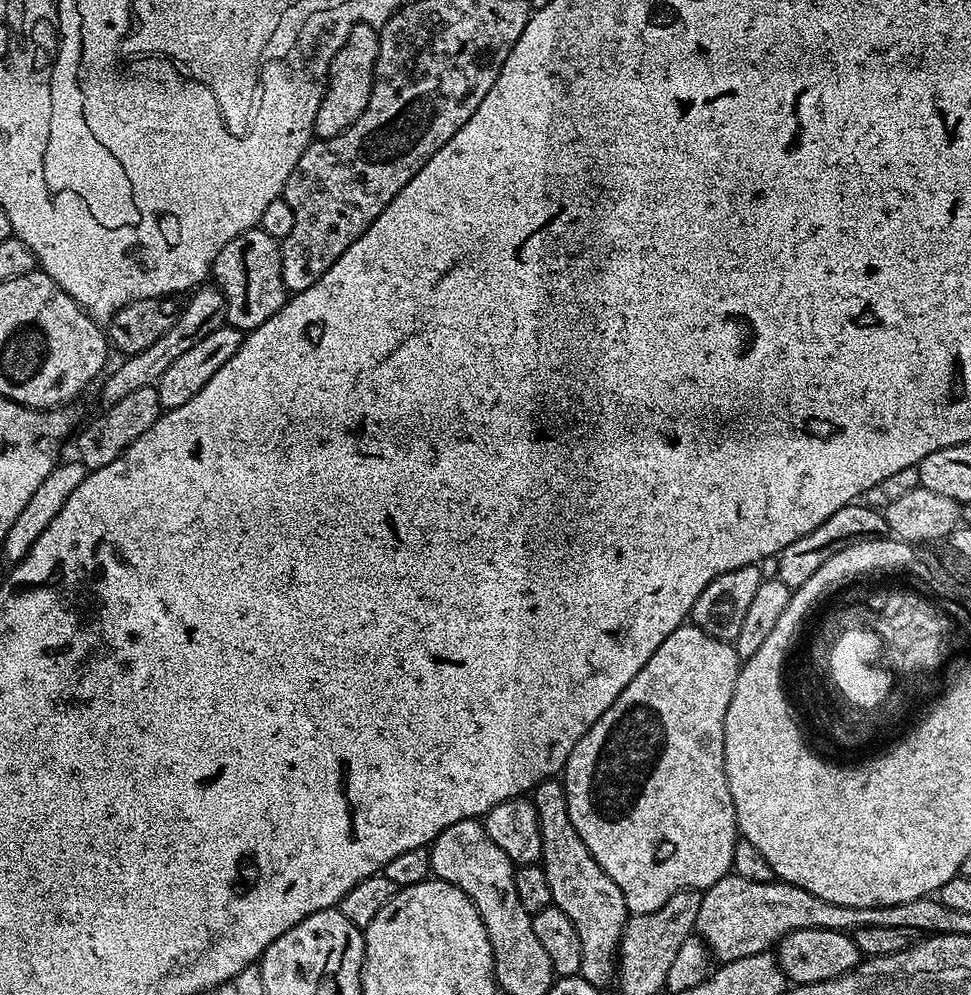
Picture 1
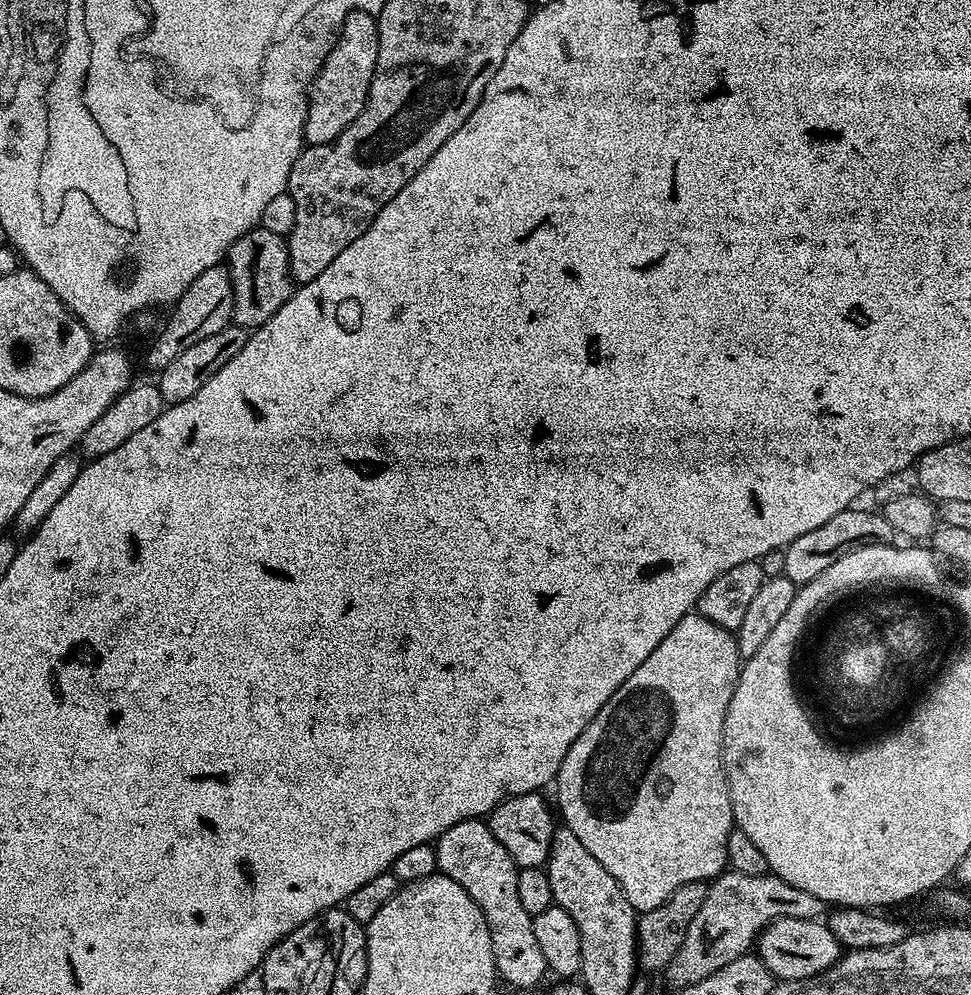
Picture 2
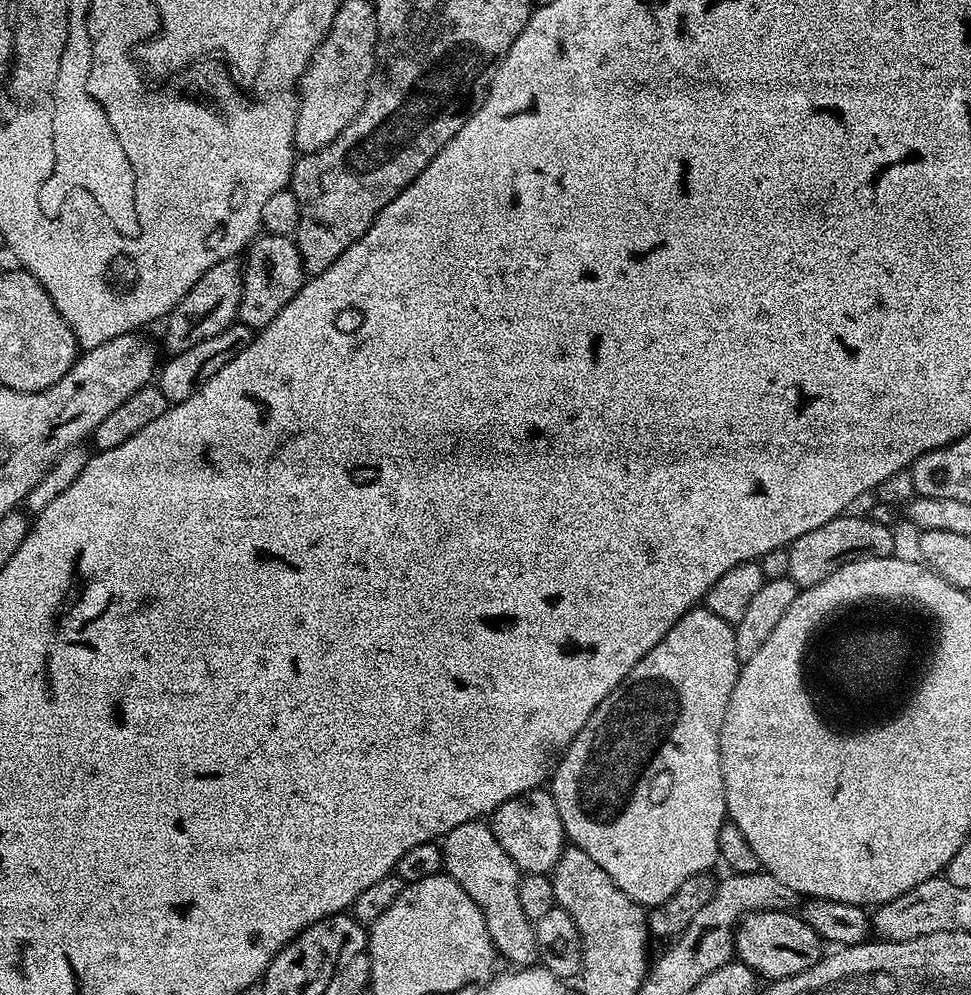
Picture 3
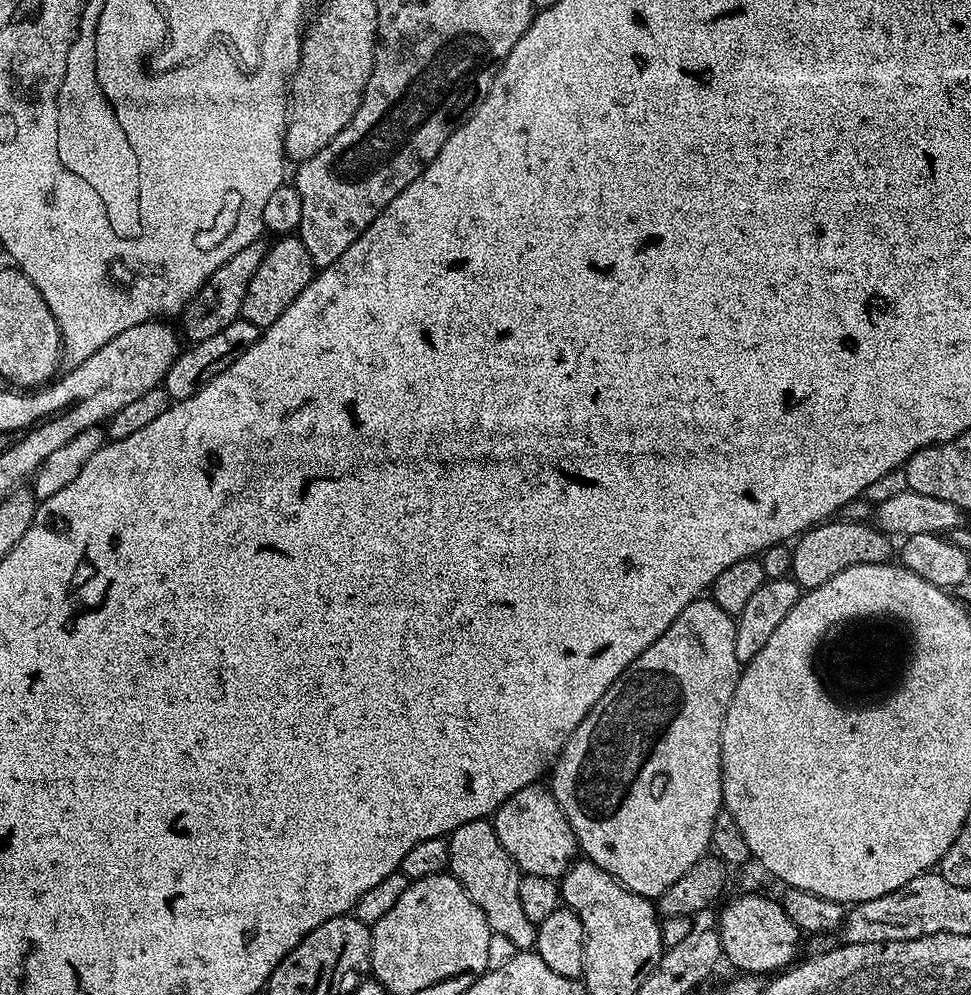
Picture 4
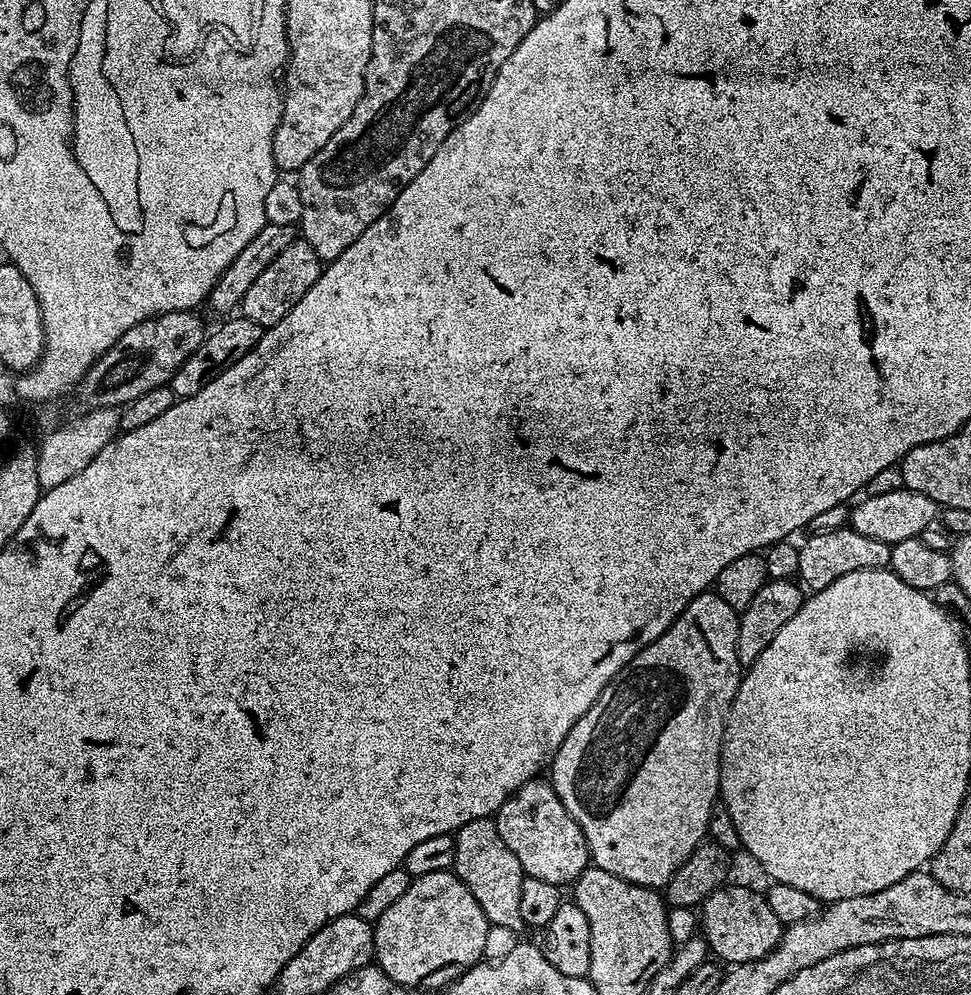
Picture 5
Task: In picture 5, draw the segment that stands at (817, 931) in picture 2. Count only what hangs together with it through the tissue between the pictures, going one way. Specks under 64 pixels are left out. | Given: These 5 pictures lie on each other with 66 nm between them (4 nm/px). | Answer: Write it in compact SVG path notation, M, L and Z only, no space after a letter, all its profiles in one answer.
M740 884L733 888L717 888L711 892L699 912L700 924L704 927L702 935L708 943L709 953L728 966L754 962L773 952L785 929L785 925L774 915L774 910L770 910L767 895L763 891L755 892L752 888L743 888Z

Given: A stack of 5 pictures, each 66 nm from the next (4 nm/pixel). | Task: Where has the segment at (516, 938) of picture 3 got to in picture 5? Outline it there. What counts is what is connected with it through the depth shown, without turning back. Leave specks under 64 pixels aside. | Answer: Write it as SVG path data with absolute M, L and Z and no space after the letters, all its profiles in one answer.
M483 816L474 822L466 822L454 834L454 862L452 868L456 876L474 894L474 902L482 906L482 914L486 914L489 925L493 929L505 928L508 932L525 931L522 922L522 882L524 871L522 862L514 858L510 846L502 842L502 834L498 834L495 819Z

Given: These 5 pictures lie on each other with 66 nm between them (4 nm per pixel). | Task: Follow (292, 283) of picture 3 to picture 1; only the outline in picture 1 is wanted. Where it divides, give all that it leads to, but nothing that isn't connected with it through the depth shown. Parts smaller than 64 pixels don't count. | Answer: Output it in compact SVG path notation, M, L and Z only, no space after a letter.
M259 226L245 228L234 242L226 242L212 264L210 273L220 293L224 296L224 315L231 327L251 330L262 326L281 308L286 299L282 282L280 241L270 238Z

